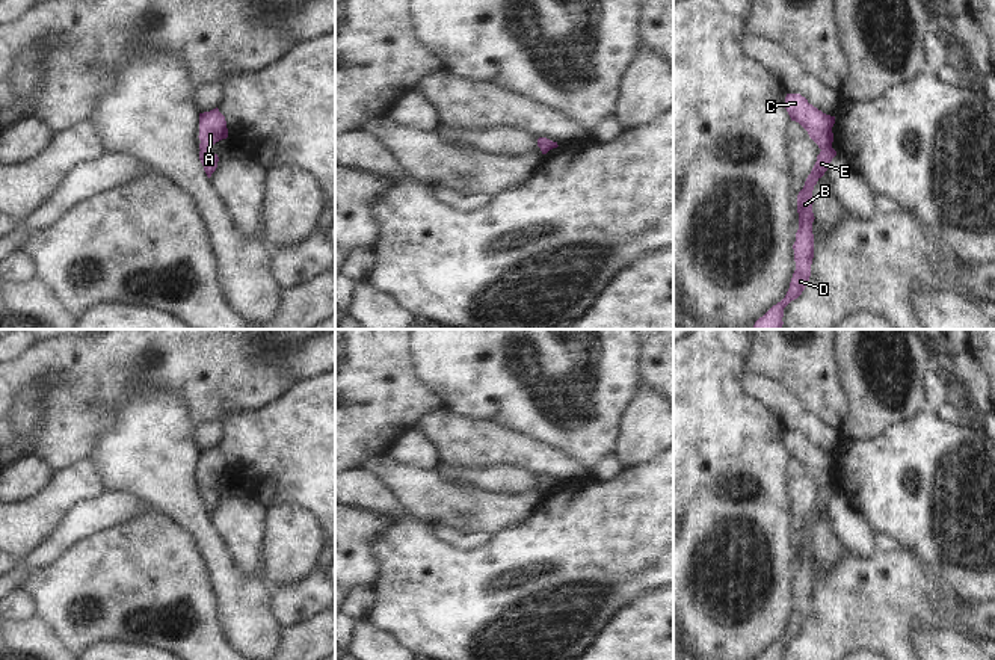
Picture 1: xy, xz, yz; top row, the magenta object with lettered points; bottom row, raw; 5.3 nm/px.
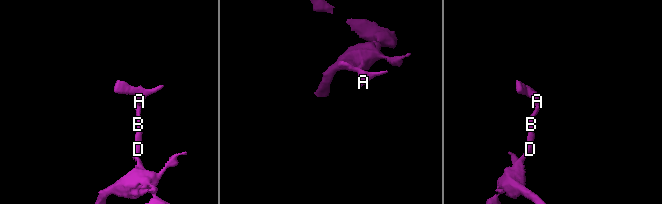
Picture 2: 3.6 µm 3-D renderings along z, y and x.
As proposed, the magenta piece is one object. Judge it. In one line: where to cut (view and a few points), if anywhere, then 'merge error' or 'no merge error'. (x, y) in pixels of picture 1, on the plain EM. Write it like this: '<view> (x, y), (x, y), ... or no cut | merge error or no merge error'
no cut | no merge error

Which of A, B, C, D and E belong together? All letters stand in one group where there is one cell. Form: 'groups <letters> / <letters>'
groups A B C D E

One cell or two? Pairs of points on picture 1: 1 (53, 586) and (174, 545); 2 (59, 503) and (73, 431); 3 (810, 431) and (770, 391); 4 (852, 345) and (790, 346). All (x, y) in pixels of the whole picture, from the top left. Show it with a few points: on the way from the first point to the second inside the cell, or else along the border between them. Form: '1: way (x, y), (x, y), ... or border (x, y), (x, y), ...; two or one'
1: way (83, 586), (136, 583), (144, 576); one
2: border (88, 458), (53, 473); two
3: way (800, 422), (779, 400); one
4: border (834, 345), (834, 360), (841, 379); two

